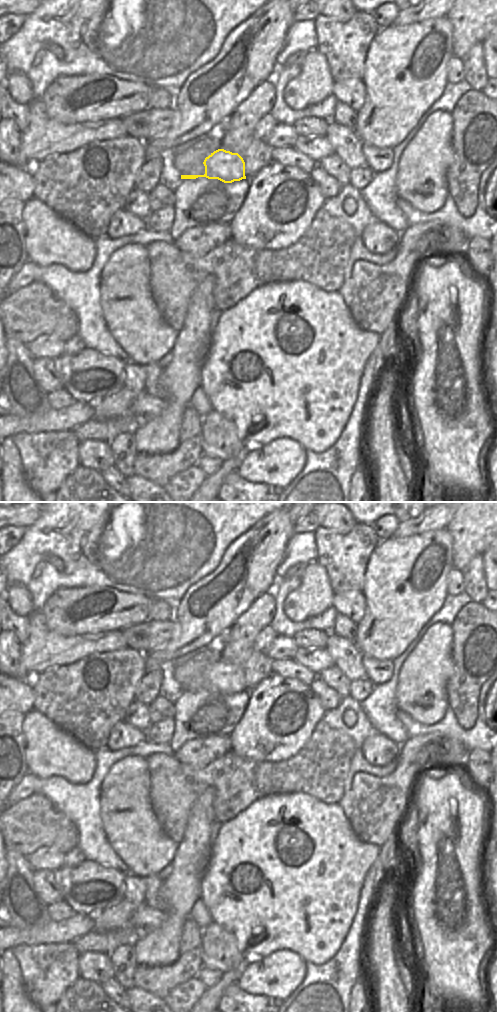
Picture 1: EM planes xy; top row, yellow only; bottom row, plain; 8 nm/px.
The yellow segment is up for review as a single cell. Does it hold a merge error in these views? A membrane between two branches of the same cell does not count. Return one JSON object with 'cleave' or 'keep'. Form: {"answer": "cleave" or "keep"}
{"answer": "keep"}

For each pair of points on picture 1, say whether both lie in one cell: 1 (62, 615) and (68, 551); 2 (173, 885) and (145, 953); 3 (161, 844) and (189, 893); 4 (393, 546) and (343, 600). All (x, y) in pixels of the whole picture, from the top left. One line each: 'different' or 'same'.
1: different
2: same
3: different
4: different

